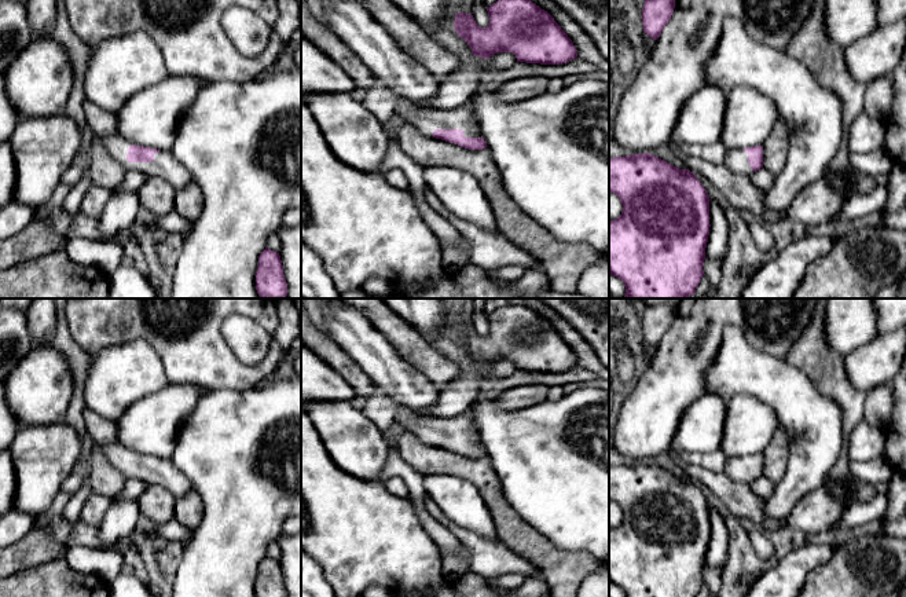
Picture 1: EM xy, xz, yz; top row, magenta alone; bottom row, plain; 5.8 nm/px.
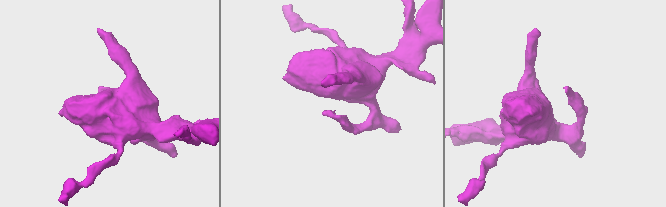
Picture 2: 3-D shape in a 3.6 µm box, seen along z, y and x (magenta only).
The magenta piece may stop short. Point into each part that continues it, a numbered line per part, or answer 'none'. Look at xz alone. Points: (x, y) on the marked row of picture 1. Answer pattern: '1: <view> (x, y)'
1: xz (425, 120)

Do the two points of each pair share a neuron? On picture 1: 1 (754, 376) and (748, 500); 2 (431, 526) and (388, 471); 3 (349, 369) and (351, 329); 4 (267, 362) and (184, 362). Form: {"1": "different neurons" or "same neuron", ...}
{"1": "different neurons", "2": "same neuron", "3": "different neurons", "4": "same neuron"}

